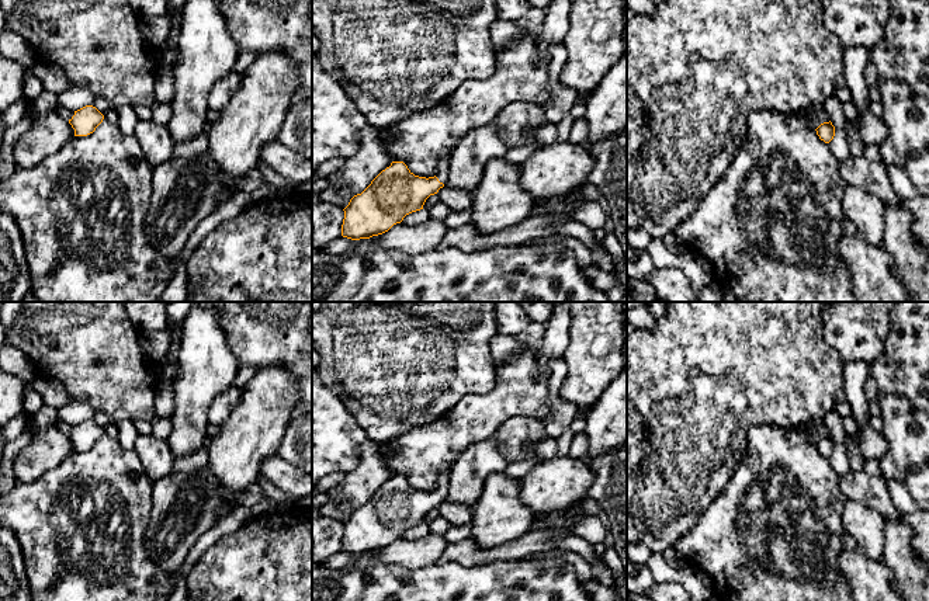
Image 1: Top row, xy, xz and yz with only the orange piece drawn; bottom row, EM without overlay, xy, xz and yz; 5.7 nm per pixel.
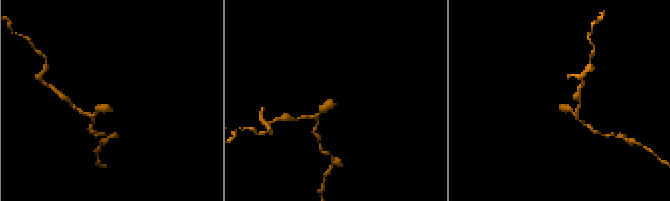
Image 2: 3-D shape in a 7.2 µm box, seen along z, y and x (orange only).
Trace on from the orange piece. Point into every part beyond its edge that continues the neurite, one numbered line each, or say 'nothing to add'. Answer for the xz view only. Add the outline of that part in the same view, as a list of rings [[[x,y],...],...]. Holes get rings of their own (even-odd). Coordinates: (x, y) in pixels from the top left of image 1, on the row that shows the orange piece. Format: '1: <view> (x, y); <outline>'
1: xz (442, 174); [[[451,152],[447,154],[447,156],[443,156],[438,161],[438,166],[437,166],[437,174],[436,177],[438,178],[440,183],[443,183],[444,185],[447,184],[448,181],[448,166],[450,166],[450,156],[451,156]]]

